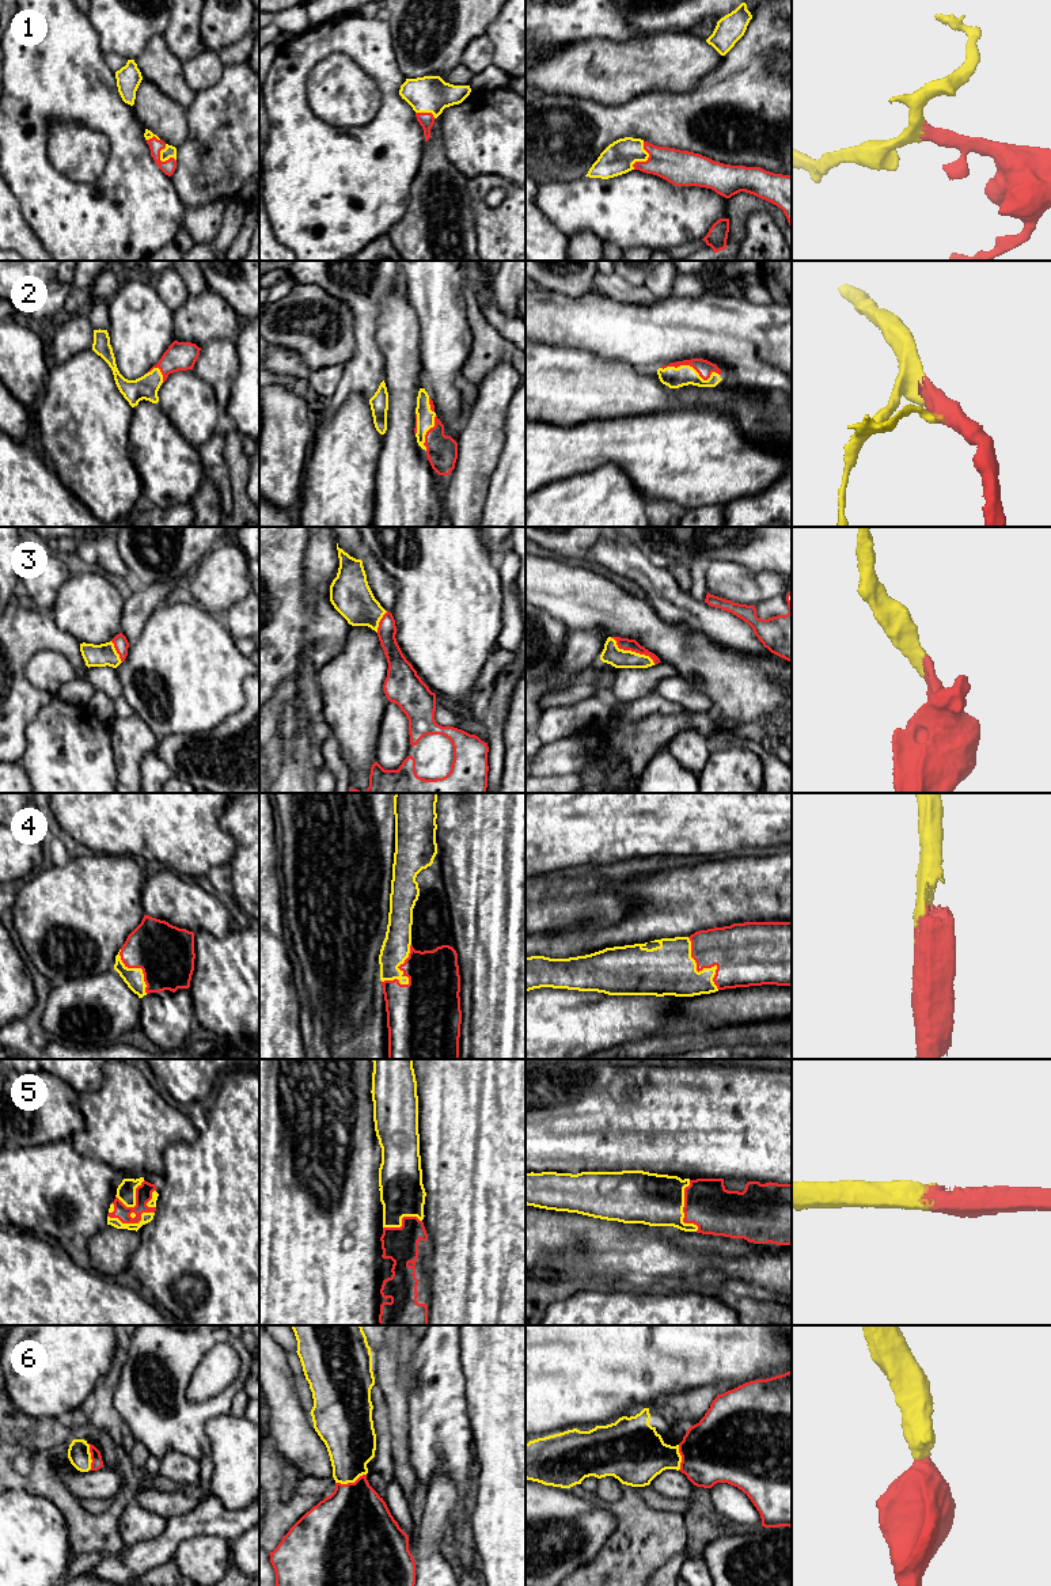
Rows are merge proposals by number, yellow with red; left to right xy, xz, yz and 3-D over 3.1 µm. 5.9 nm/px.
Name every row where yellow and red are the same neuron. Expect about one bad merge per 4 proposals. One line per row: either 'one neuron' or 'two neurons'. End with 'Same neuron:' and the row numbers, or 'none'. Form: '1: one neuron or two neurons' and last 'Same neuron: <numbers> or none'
1: one neuron
2: one neuron
3: one neuron
4: one neuron
5: one neuron
6: one neuron
Same neuron: 1, 2, 3, 4, 5, 6

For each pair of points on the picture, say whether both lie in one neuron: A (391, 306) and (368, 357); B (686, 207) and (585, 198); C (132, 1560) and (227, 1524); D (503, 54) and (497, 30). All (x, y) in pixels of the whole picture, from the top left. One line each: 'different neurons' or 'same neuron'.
A: different neurons
B: same neuron
C: same neuron
D: same neuron

